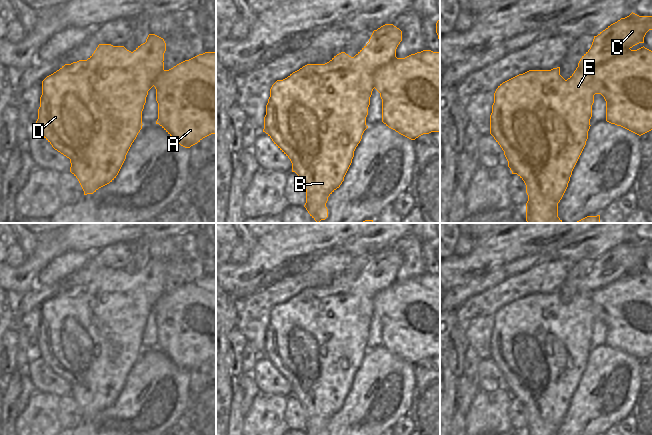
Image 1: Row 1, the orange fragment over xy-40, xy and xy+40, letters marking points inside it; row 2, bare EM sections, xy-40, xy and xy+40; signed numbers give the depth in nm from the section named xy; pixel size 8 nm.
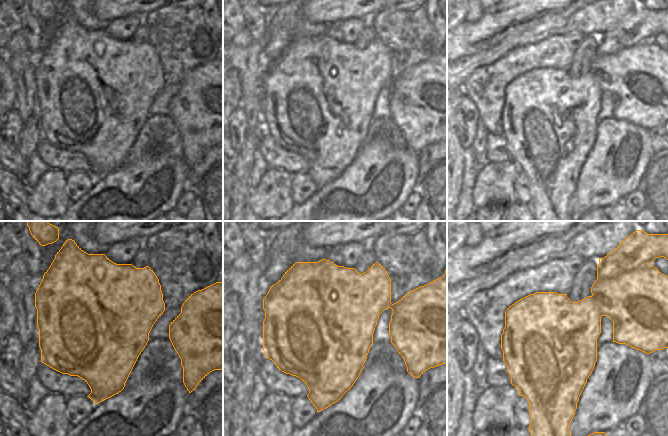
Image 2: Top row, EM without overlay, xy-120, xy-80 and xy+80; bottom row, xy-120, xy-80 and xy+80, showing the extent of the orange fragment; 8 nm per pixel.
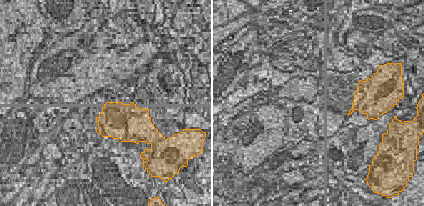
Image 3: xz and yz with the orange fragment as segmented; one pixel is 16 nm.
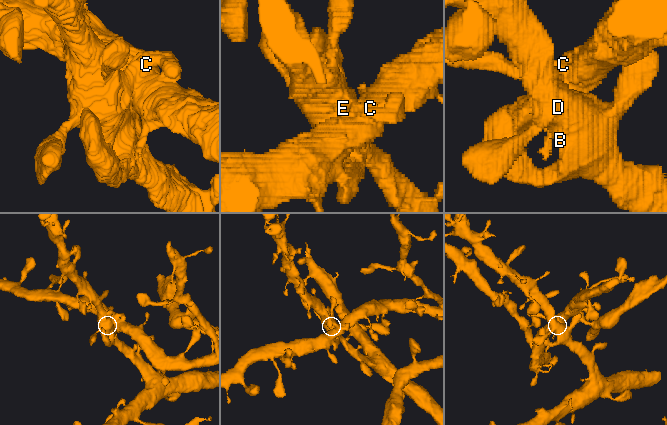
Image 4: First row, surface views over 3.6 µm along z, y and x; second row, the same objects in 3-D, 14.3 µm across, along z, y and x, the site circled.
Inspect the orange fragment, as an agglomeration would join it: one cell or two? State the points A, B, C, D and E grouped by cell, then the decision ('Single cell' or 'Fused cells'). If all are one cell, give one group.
Groups: A C / B D E. Fused cells.

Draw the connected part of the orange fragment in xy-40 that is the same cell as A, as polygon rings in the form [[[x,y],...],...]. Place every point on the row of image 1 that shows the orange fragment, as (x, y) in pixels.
[[[216,51],[199,54],[169,70],[164,70],[154,83],[159,124],[185,148],[216,134]]]

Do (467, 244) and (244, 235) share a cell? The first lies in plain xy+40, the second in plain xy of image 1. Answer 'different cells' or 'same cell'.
different cells

